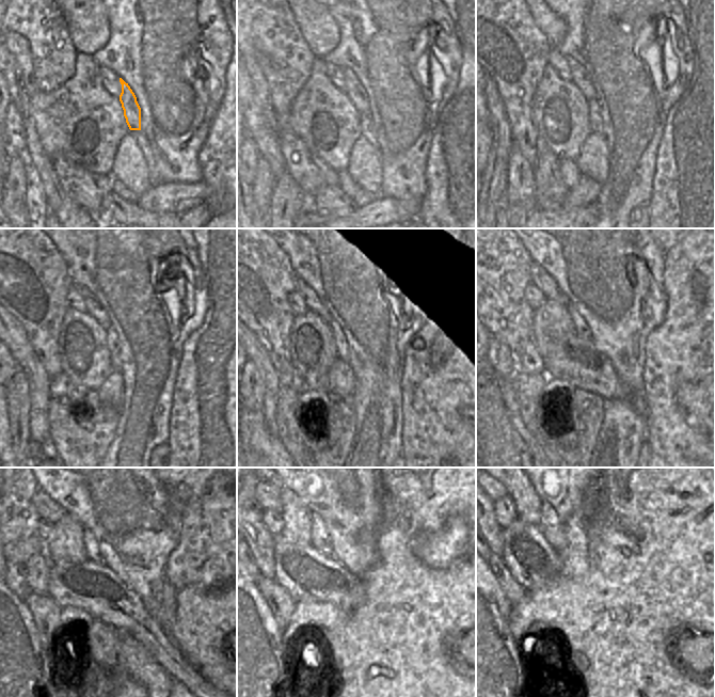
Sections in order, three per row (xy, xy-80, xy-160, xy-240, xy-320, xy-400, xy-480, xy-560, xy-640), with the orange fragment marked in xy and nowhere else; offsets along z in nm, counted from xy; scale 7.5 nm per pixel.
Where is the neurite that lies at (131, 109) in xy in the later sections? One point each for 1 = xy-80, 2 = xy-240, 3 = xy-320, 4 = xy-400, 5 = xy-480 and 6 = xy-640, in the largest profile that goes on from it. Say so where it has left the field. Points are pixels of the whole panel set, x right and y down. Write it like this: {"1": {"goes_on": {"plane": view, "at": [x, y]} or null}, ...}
{"1": {"goes_on": {"plane": "xy-80", "at": [354, 90]}}, "2": {"goes_on": {"plane": "xy-240", "at": [94, 307]}}, "3": {"goes_on": {"plane": "xy-320", "at": [310, 285]}}, "4": {"goes_on": {"plane": "xy-400", "at": [540, 279]}}, "5": {"goes_on": {"plane": "xy-480", "at": [48, 510]}}, "6": {"goes_on": {"plane": "xy-640", "at": [497, 490]}}}

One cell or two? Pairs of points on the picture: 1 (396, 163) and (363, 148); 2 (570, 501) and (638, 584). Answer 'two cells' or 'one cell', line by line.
1: two cells
2: two cells

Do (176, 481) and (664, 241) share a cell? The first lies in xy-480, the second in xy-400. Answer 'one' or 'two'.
one

